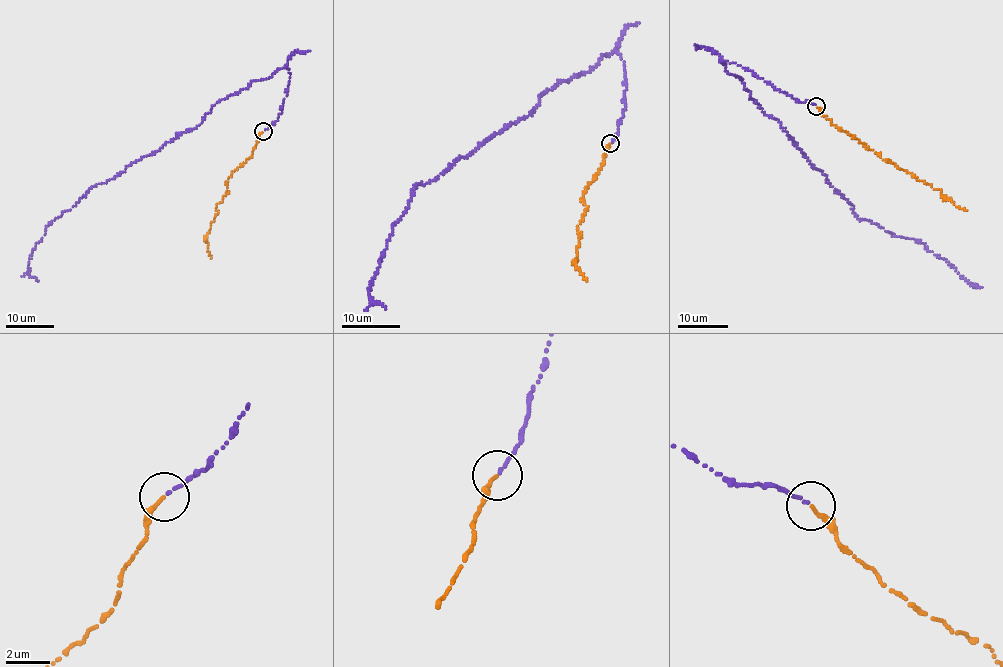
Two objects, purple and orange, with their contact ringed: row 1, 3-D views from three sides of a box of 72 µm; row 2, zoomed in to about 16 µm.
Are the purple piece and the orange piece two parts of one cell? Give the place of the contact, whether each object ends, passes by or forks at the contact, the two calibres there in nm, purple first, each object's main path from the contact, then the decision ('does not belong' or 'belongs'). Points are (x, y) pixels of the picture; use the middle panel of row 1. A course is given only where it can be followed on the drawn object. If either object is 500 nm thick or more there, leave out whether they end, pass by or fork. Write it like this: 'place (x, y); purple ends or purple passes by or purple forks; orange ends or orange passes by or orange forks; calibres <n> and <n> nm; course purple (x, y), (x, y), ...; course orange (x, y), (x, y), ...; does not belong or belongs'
place (610, 143); purple ends; orange ends; calibres 140 and 180 nm; course purple (611, 142), (625, 84), (615, 50), (586, 73), (562, 79), (526, 117), (415, 186), (368, 292), (386, 308); course orange (610, 143), (581, 201), (587, 210), (577, 228), (581, 235), (575, 264), (586, 280); belongs

